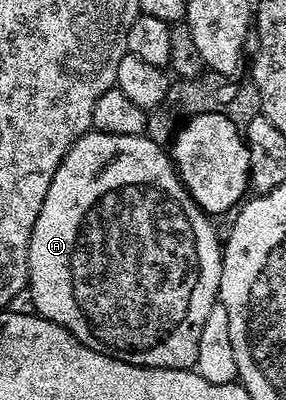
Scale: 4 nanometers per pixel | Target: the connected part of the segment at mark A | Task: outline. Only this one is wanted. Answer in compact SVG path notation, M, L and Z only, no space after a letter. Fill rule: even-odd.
M88 132L75 141L73 148L69 148L53 176L53 184L49 184L49 192L45 192L45 204L41 204L41 212L37 216L37 224L33 228L29 244L27 281L29 294L31 290L31 302L35 305L32 306L34 313L50 322L61 324L61 328L65 328L74 338L81 340L81 344L100 350L102 354L112 354L113 357L125 360L129 364L166 370L190 370L197 360L201 328L205 328L209 308L217 304L222 267L223 252L212 219L191 198L190 192L179 177L172 155L143 134L117 136Z

